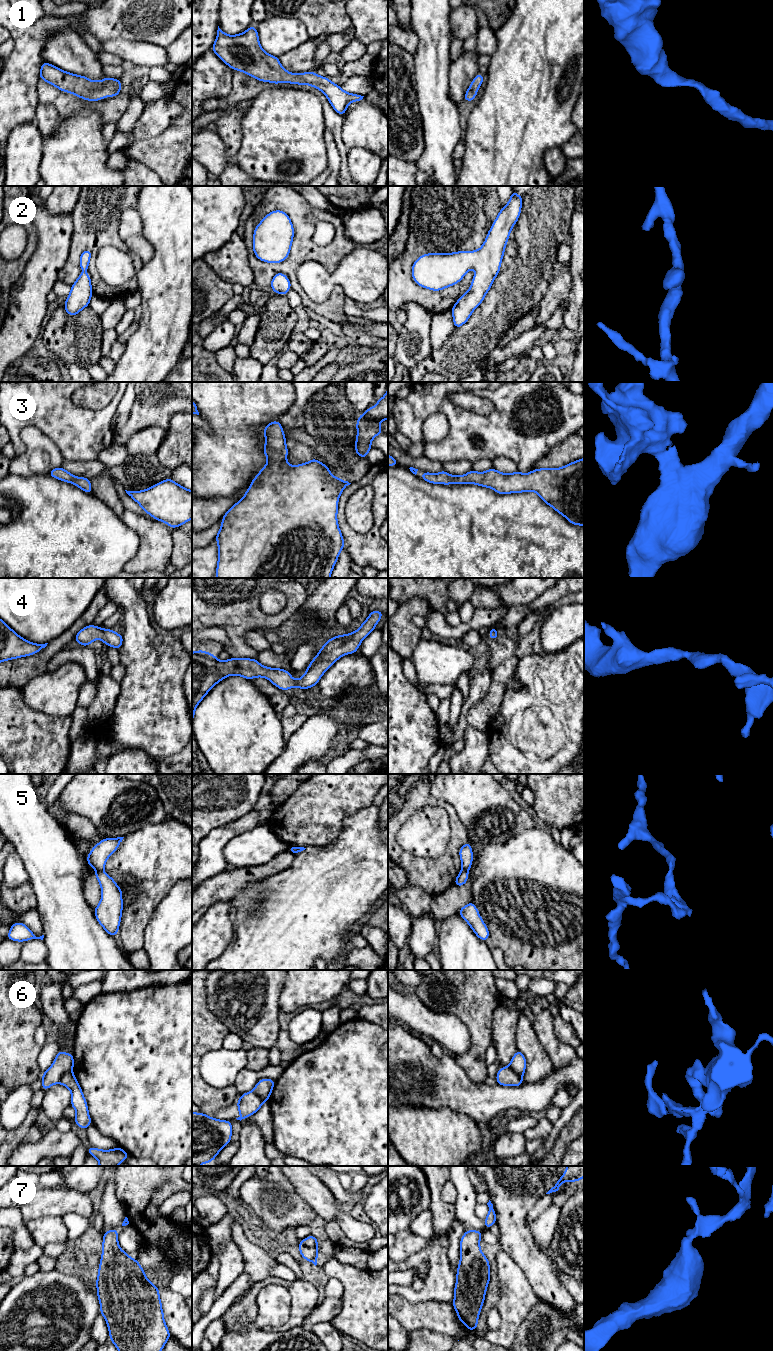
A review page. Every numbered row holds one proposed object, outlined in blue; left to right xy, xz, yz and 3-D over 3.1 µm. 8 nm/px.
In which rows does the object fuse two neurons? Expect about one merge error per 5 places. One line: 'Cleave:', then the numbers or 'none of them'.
Cleave: 5, 6

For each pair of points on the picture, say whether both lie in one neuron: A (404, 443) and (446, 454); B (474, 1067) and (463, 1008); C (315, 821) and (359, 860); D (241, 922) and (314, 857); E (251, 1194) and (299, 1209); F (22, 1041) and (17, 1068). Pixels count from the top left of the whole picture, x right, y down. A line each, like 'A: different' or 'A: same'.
A: different
B: same
C: different
D: same
E: same
F: same

